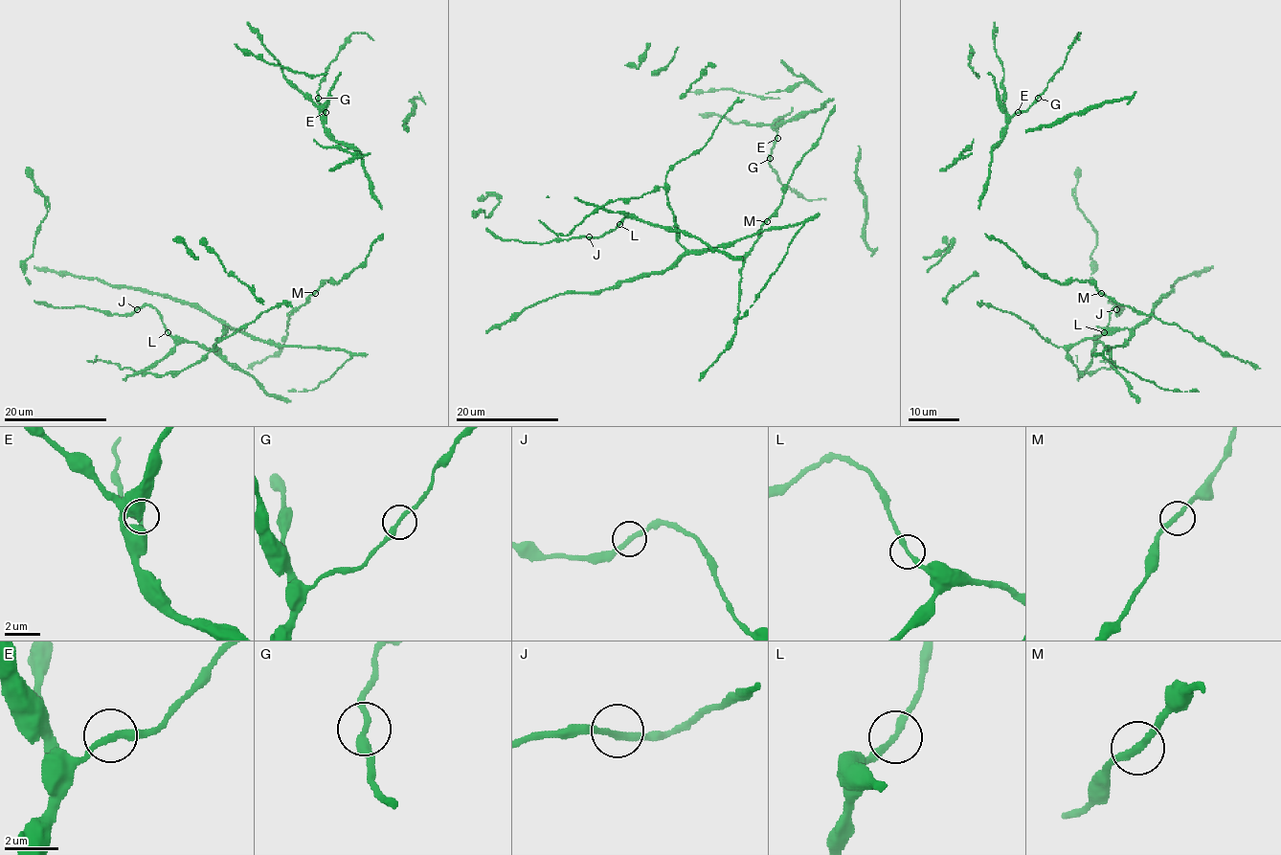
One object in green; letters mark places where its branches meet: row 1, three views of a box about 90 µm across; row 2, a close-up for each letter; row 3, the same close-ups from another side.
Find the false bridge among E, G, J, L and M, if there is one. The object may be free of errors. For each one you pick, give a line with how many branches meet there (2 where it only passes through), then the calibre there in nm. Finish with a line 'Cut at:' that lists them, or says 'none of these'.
Cut at: none of these

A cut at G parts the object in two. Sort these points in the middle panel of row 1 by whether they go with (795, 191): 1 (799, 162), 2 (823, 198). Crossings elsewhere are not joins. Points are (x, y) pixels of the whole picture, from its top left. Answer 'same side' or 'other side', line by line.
1: other side
2: same side

